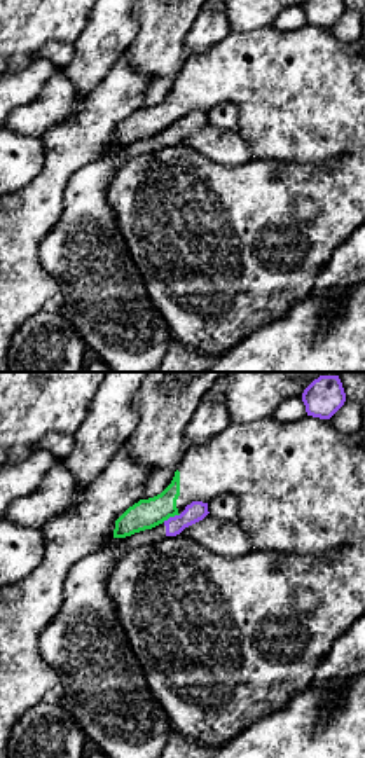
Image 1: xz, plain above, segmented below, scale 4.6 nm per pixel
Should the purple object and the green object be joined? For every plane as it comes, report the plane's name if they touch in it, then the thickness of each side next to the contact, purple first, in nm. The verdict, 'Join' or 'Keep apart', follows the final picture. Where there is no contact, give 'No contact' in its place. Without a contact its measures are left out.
Touches purple in xz. Thickness 90 nm (purple) against 140 nm

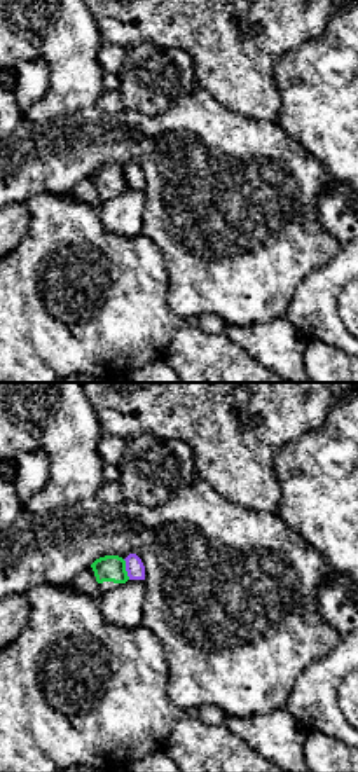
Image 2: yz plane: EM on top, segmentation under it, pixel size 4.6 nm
Touches purple in yz. Thickness 90 nm (purple) against 130 nm

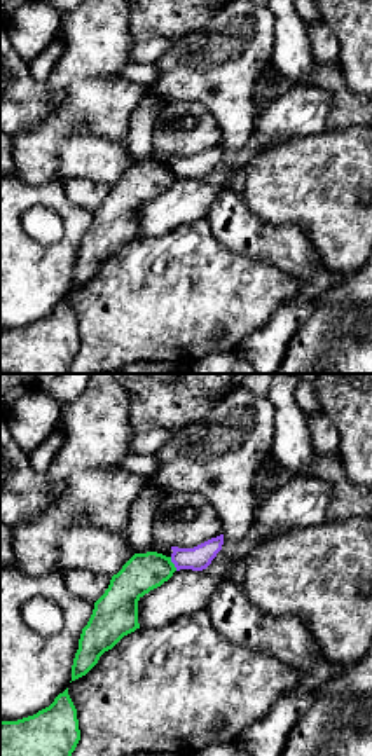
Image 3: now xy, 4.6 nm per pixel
Touches purple in xy. Thickness 110 nm (purple) against 180 nm

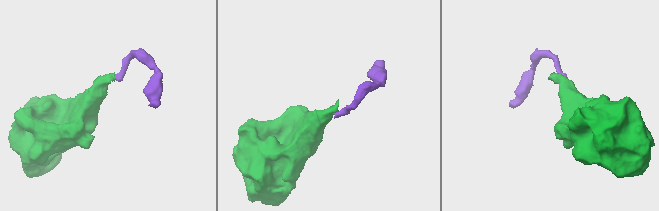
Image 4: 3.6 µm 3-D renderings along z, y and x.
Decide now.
Keep apart

